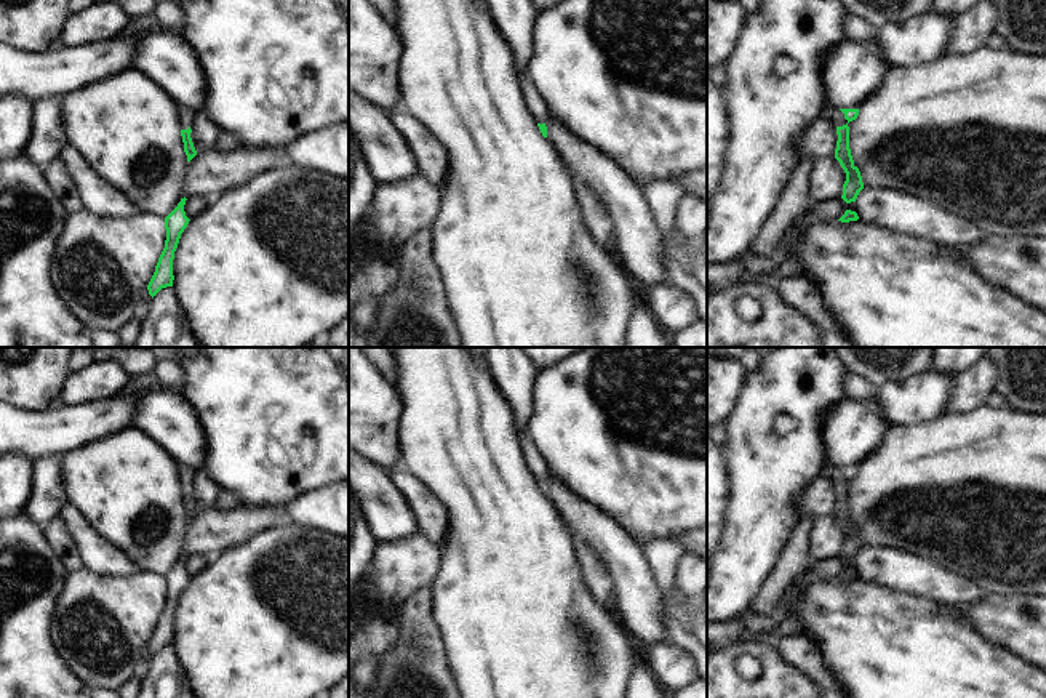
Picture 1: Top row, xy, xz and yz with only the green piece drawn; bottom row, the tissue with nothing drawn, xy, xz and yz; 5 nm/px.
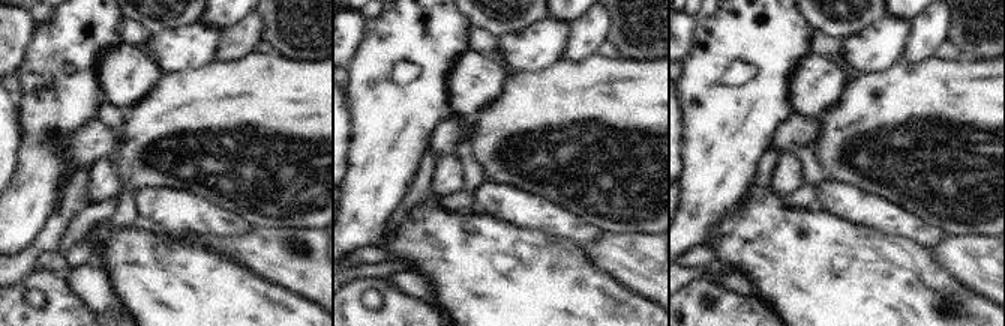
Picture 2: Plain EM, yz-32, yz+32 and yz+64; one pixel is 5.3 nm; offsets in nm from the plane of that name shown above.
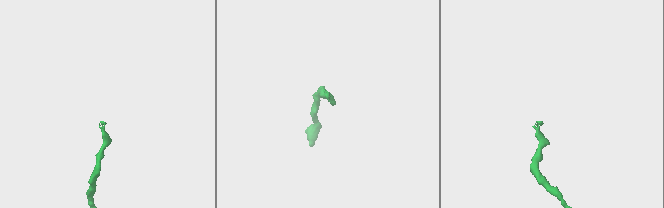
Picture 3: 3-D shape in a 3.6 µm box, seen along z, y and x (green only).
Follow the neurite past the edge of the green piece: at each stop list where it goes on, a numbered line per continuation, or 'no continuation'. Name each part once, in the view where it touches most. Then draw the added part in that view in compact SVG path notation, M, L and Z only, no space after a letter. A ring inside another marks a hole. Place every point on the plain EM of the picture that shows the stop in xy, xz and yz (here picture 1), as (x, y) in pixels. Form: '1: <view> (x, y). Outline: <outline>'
1: yz (837, 474). Outline: M832 464L822 474L822 479L833 479L836 485L843 485L848 482L848 479L844 477L844 472L840 467L835 467Z

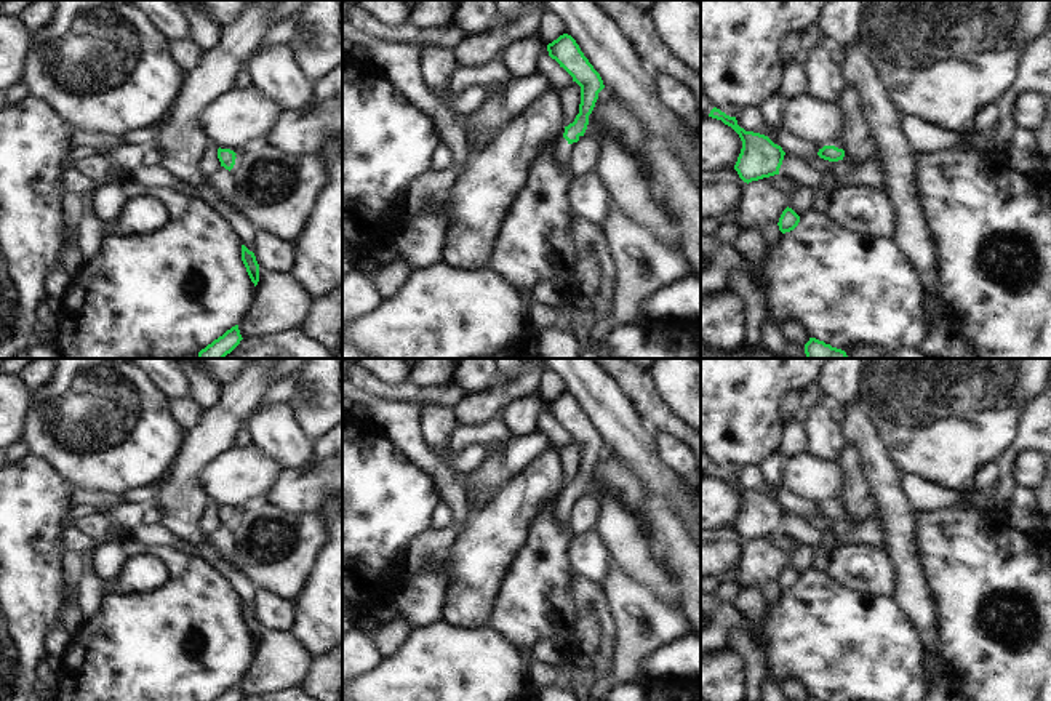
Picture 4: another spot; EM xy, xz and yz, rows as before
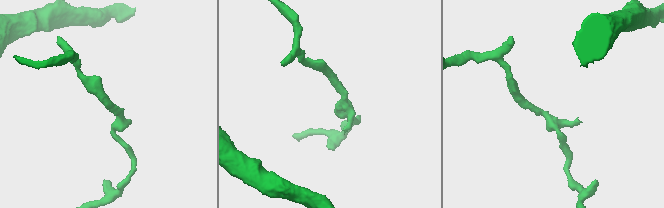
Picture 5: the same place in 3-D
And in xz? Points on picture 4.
1: xz (560, 509). Outline: M565 487L560 490L558 496L553 501L552 506L552 515L553 515L553 522L563 528L568 530L568 517L571 514L573 509L573 503L569 503L565 496L563 496Z

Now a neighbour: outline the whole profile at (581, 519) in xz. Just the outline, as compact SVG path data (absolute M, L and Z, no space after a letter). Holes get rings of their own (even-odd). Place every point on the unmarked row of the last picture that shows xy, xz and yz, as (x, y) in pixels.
M582 495L571 509L568 517L568 530L573 536L579 536L595 528L597 499Z

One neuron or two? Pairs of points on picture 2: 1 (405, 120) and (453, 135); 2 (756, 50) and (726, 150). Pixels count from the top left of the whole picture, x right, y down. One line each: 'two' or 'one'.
1: two
2: one

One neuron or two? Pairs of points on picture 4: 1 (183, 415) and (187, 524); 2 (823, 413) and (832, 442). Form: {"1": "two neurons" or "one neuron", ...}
{"1": "two neurons", "2": "one neuron"}

